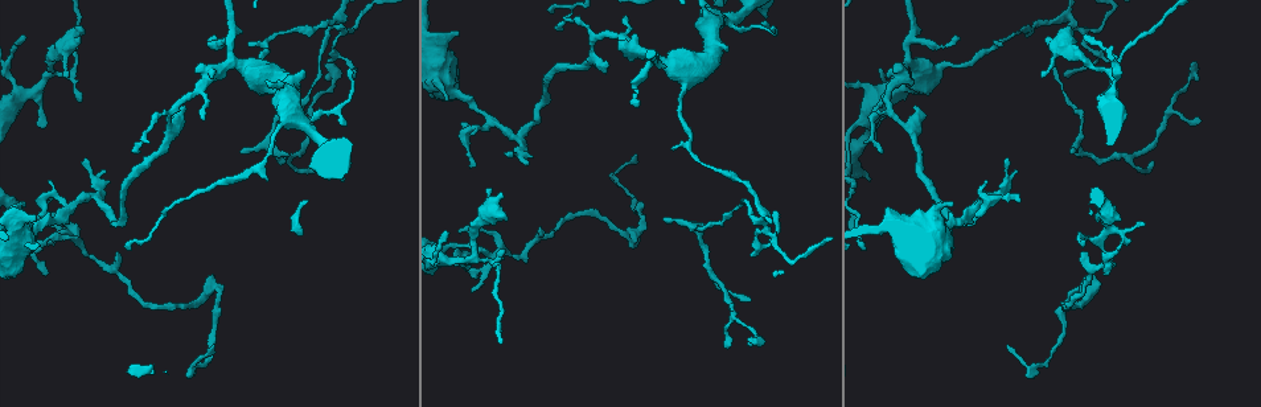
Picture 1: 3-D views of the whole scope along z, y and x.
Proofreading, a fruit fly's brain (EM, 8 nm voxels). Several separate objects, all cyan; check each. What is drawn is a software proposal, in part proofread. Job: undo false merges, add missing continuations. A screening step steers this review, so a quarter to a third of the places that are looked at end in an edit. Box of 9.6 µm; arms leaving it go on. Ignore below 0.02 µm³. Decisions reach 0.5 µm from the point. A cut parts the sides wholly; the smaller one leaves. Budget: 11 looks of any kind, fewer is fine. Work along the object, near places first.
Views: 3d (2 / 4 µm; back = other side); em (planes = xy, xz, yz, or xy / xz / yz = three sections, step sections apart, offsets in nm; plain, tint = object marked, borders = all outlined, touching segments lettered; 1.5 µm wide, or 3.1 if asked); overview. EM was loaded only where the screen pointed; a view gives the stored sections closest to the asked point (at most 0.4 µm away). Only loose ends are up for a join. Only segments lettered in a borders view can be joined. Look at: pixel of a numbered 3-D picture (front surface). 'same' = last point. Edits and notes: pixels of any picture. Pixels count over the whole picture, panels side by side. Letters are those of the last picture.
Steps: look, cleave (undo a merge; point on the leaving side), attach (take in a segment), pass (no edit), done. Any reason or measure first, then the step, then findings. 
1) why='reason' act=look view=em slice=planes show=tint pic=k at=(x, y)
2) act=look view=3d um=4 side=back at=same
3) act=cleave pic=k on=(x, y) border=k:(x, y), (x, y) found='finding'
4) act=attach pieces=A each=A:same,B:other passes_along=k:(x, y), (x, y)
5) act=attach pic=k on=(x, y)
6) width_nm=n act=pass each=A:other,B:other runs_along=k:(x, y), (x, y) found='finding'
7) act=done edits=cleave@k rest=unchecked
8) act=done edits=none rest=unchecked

why='branch stops here' act=look view=em slice=planes show=plain pic=1 at=(117, 253)

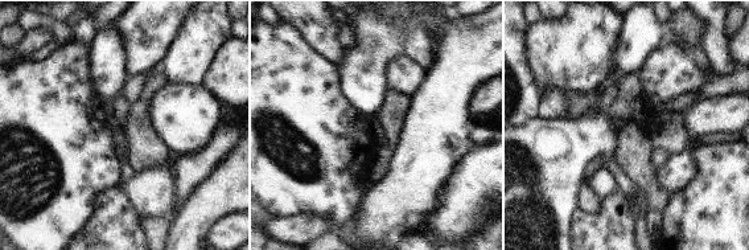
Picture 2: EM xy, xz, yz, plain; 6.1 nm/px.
why='what lies round it' act=look view=em slice=planes show=borders at=same

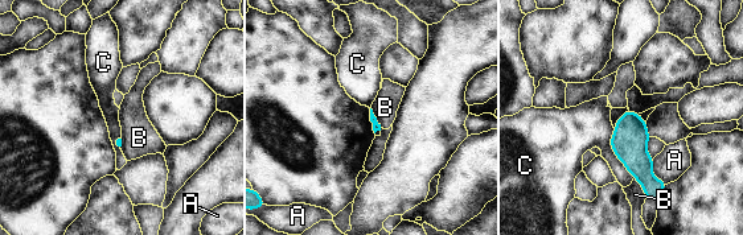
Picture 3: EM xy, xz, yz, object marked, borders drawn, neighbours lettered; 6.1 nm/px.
act=pass each=A:other,B:other,C:other found='none of them fits'

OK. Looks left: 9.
why='branch stops here' act=look view=em slice=yz step=4 show=tint pic=1 at=(627, 16)

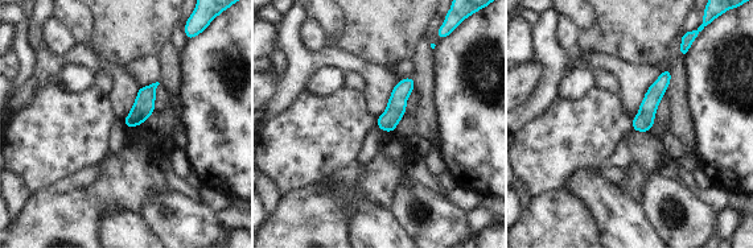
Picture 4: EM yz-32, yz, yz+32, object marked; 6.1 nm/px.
act=look view=em slice=planes show=borders at=same

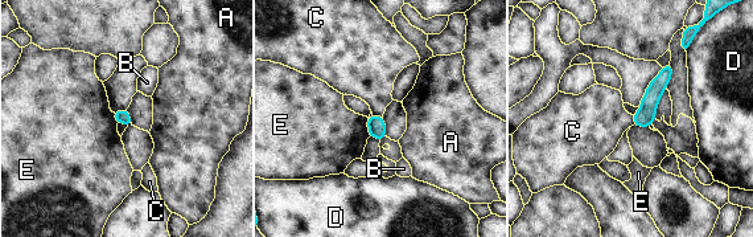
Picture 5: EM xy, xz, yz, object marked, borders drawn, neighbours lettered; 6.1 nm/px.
longest_contact=E:110nm act=pass each=A:other,B:other,C:other,D:other,E:other runs_along=5:(669, 68), (640, 123) found='no lettered segment goes on from it'

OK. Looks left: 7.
why='free end' act=look view=3d um=4 pic=1 at=(769, 24)

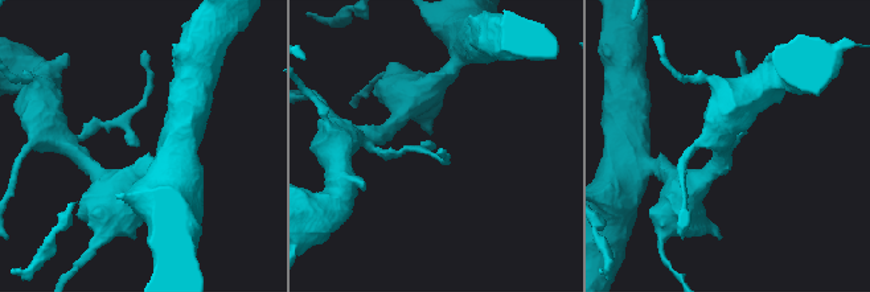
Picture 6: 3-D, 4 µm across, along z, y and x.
why='shape alone is not enough' act=look view=em slice=planes show=borders pic=6 at=(139, 145)

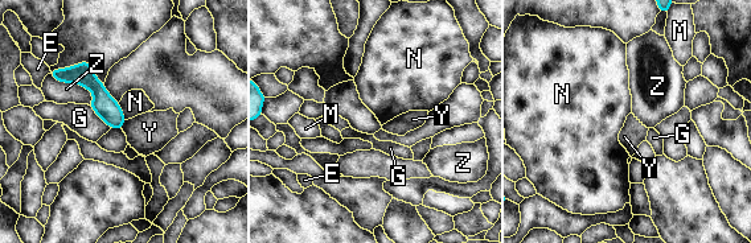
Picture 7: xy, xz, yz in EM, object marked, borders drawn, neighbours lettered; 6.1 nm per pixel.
longest_contact=Z:200nm act=pass each=E:other,G:other,M:other,N:other,Y:other,Z:other found='no lettered segment goes on from it'

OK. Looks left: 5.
why='tapers out' act=look view=em slice=planes show=plain pic=1 at=(752, 341)

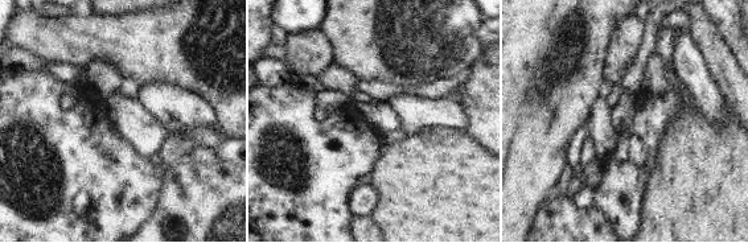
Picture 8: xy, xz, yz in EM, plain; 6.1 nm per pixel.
act=look view=em slice=planes show=borders at=same

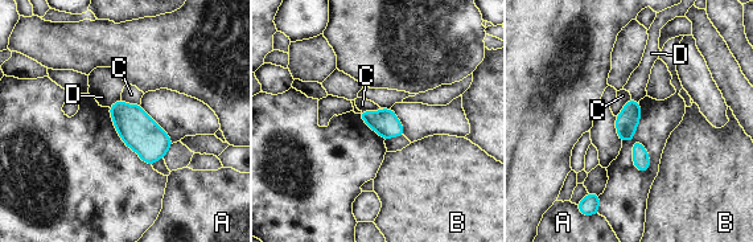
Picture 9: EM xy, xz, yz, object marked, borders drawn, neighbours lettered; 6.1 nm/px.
width_nm=140 act=pass each=A:other,B:other,C:other,D:other border=9:(382, 109), (361, 111) found='none of them fits'

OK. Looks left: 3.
act=done edits=none rest=unchecked

